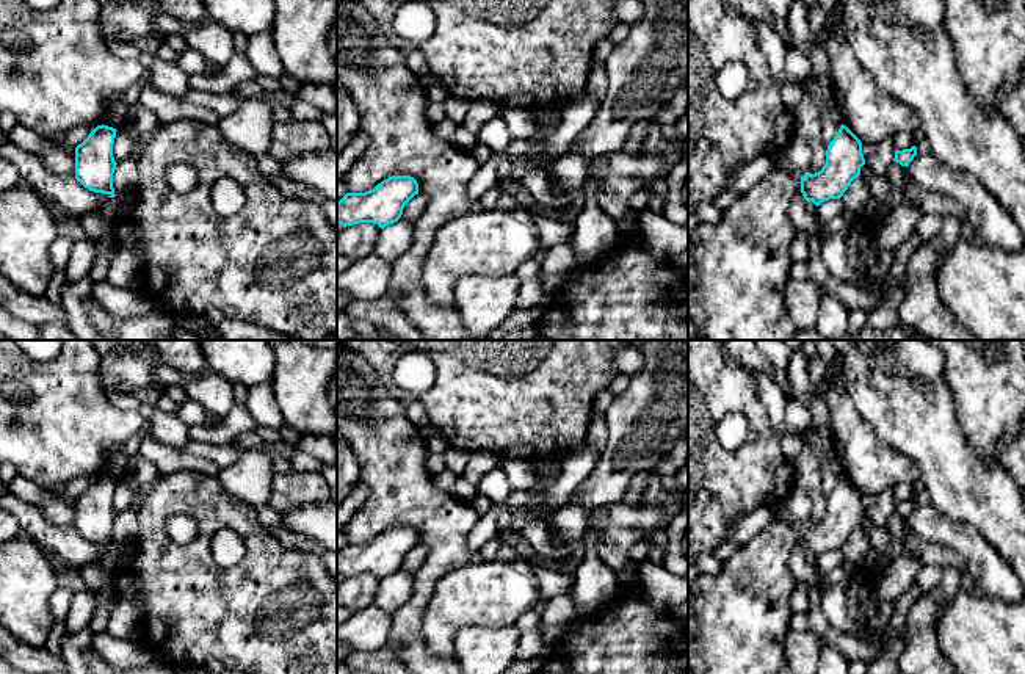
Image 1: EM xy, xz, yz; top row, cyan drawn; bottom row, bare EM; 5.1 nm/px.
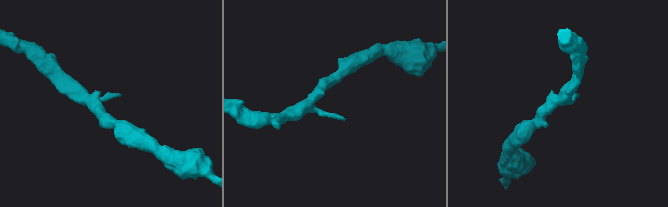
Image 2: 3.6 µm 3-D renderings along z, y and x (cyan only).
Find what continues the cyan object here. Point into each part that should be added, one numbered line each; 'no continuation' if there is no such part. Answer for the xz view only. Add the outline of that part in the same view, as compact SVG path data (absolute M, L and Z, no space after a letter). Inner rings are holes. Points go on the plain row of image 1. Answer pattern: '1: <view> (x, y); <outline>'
no continuation

